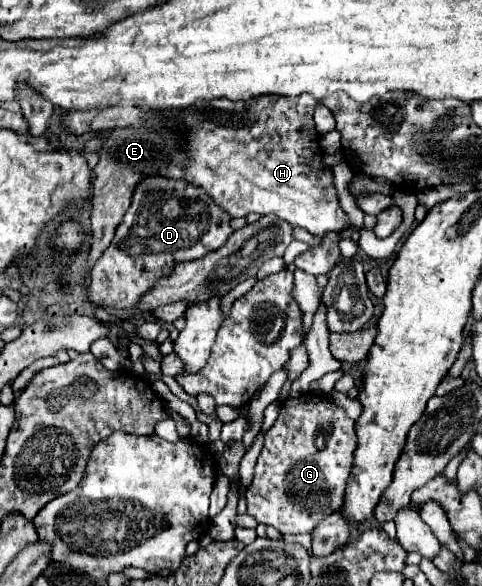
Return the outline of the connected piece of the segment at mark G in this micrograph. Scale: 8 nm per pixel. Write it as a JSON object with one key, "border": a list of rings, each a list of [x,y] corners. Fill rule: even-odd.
{"border":[[[308,392],[294,400],[284,400],[280,416],[266,432],[254,480],[244,496],[248,514],[282,534],[312,532],[320,520],[342,510],[356,446],[354,420],[330,398]]]}

